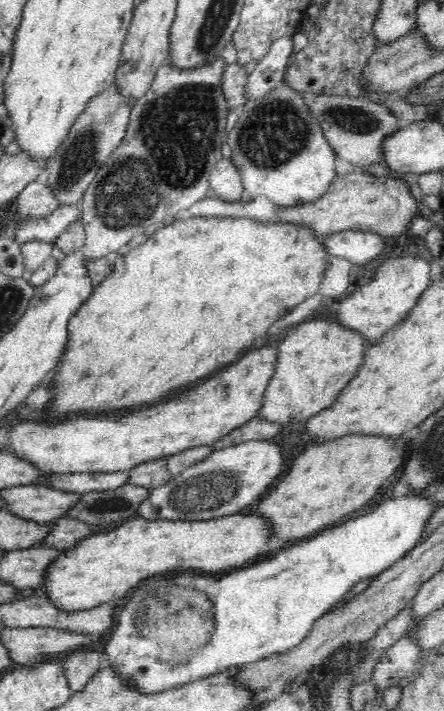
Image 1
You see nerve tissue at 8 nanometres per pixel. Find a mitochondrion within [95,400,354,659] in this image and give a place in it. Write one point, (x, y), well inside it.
(214, 487)

